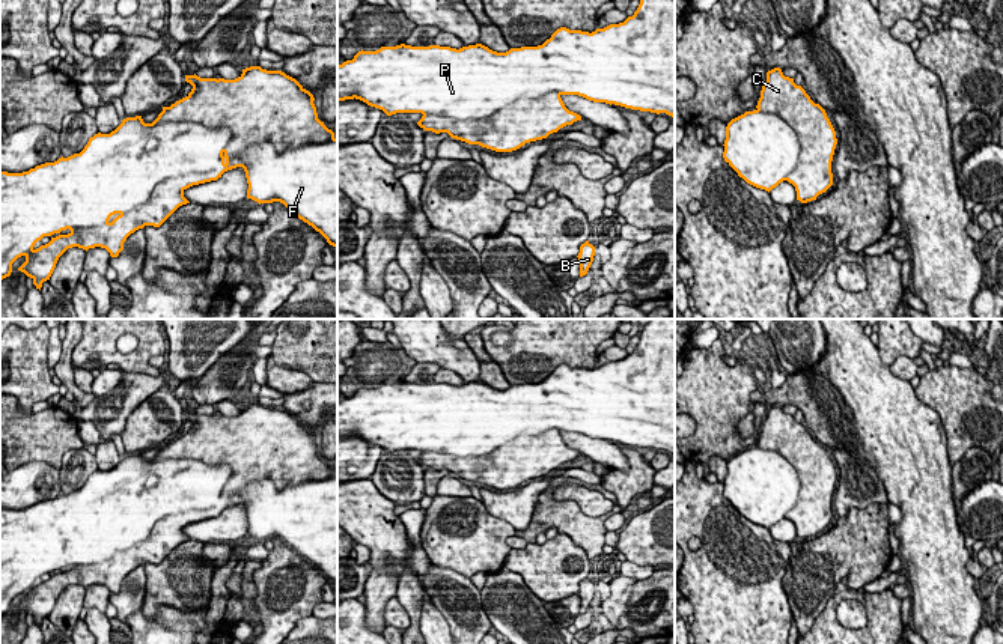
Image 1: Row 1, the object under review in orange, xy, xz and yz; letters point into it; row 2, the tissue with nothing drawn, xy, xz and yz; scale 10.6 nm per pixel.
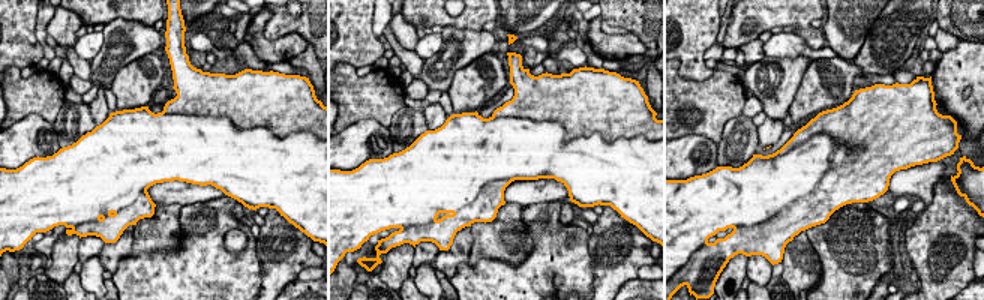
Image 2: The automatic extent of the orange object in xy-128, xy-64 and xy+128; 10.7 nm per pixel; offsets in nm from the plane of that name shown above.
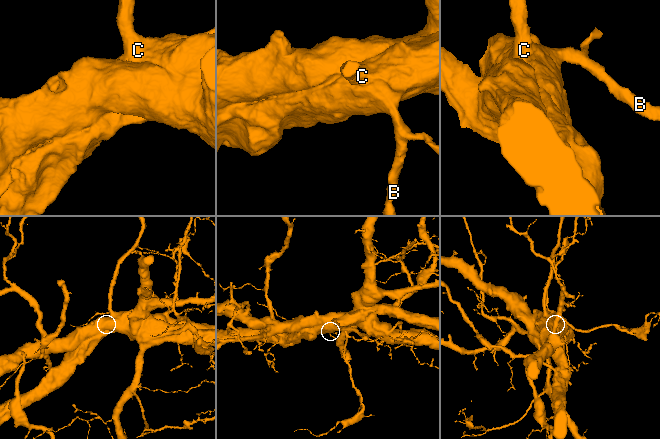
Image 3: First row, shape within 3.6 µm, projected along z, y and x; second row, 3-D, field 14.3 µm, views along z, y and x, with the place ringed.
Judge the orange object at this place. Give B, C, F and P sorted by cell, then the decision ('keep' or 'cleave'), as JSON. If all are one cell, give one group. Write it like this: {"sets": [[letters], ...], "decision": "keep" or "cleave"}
{"sets": [["B", "C"], ["F", "P"]], "decision": "cleave"}

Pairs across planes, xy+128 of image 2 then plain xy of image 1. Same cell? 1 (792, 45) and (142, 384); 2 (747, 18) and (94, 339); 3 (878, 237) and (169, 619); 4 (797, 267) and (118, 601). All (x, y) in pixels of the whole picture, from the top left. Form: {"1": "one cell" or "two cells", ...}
{"1": "two cells", "2": "one cell", "3": "two cells", "4": "one cell"}

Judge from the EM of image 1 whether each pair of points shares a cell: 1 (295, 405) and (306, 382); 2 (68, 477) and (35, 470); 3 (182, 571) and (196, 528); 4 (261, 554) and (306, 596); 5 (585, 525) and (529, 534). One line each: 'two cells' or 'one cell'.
1: two cells
2: two cells
3: two cells
4: two cells
5: one cell

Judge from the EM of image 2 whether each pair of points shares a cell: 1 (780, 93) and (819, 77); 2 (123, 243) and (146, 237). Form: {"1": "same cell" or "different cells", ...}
{"1": "different cells", "2": "different cells"}

